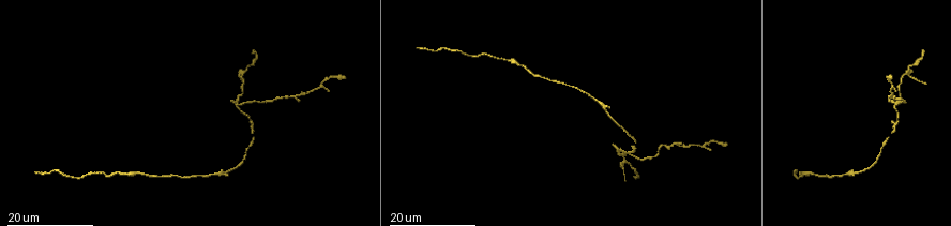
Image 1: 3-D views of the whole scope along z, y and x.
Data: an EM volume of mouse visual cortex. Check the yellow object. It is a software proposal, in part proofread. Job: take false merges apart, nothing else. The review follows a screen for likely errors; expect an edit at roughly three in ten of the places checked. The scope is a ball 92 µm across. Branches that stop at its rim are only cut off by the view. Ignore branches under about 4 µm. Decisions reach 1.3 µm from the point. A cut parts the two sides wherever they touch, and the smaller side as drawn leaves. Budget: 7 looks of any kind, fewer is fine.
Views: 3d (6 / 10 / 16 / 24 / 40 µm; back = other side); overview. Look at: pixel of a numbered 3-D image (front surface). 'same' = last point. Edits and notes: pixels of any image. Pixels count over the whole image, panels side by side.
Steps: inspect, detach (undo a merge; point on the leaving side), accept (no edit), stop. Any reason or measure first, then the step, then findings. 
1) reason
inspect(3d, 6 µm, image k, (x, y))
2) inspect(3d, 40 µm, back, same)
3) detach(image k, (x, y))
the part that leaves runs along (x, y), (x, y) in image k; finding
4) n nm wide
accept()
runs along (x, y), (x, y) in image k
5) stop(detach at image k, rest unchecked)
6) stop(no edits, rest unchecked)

looks like a crossing
inspect(3d, 16 µm, image 1, (624, 159))

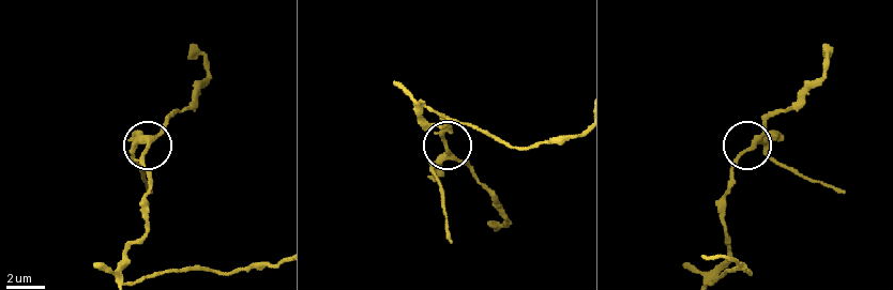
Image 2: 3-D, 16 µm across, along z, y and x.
inspect(3d, 10 µm, image 2, (449, 154))

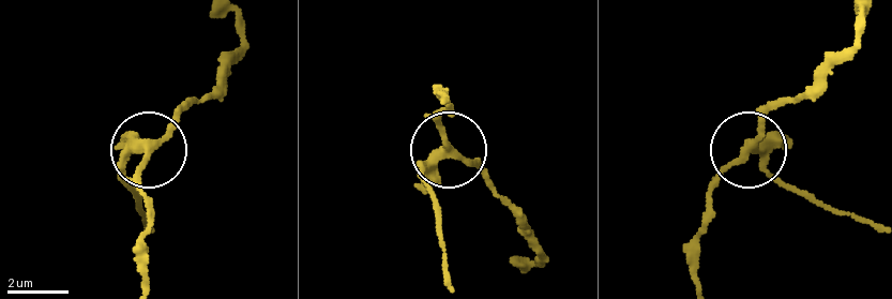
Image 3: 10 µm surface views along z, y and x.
inspect(3d, 10 µm, back, image 3, (444, 152))

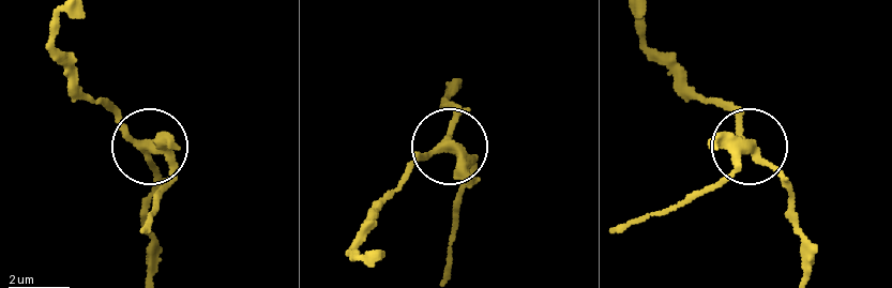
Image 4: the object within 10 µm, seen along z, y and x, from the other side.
310 nm wide
detach(image 4, (169, 186))
the part that leaves runs along (163, 149), (170, 175), (142, 228) in image 4; a second cell is stuck on

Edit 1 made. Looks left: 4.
four or more arms meet
inspect(3d, 16 µm, image 1, (238, 106))

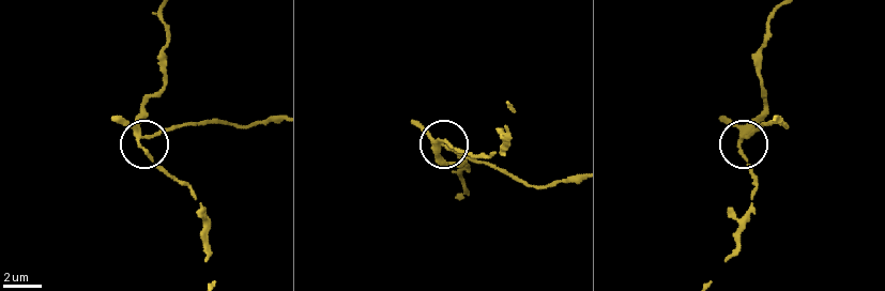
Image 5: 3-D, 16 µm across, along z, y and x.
inspect(3d, 10 µm, image 5, (145, 136))

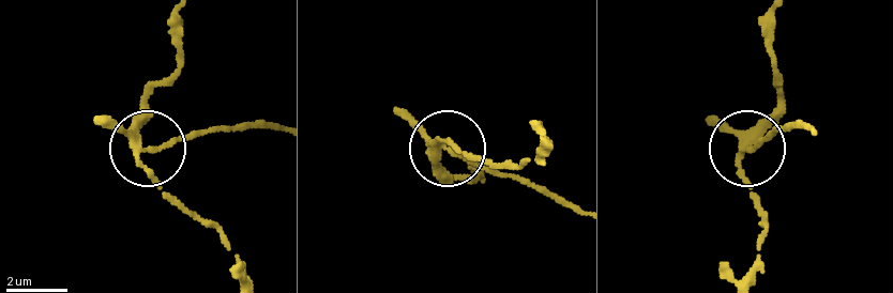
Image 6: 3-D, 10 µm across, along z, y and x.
4 arms
detach(image 6, (186, 139))
the part that leaves runs along (146, 149), (227, 125), (273, 125) in image 6; two cells meet here

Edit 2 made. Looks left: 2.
thick turns thin
inspect(3d, 16 µm, image 1, (125, 173))

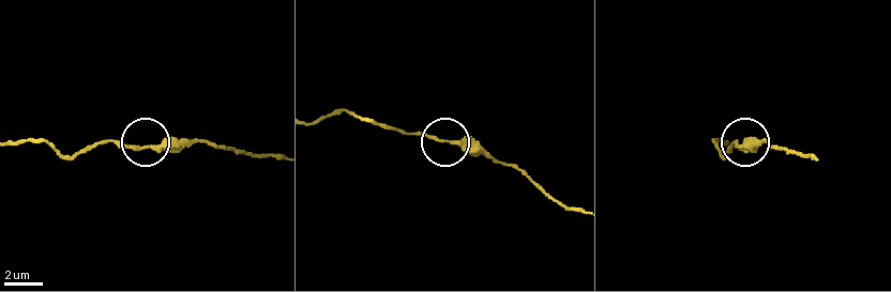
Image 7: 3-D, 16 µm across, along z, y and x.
inspect(3d, 6 µm, image 7, (449, 144))

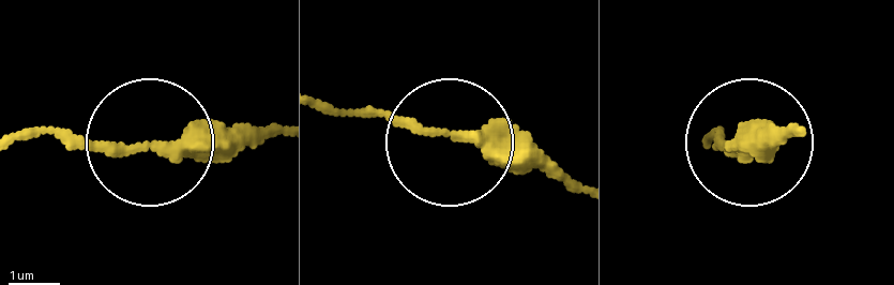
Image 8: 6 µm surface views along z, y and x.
accept()
runs along (577, 189), (423, 129), (326, 116) in image 8; continuous, no second cell

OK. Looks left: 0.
stop(detach at image 4, detach at image 6, rest unchecked)

